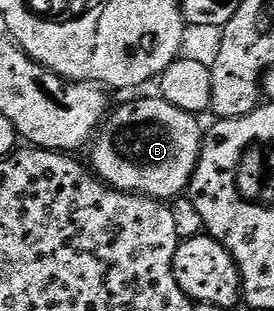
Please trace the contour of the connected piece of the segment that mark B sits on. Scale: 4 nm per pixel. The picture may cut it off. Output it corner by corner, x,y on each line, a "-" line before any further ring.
160,96
141,98
138,102
129,102
116,110
117,107
106,117
99,133
92,139
93,151
90,152
88,161
93,173
108,186
114,186
128,194
142,194
144,198
158,200
170,200
169,198
177,198
180,194
182,197
188,191
201,155
203,126
201,130
197,123
200,122
198,115
183,112
183,108
175,108
175,104

